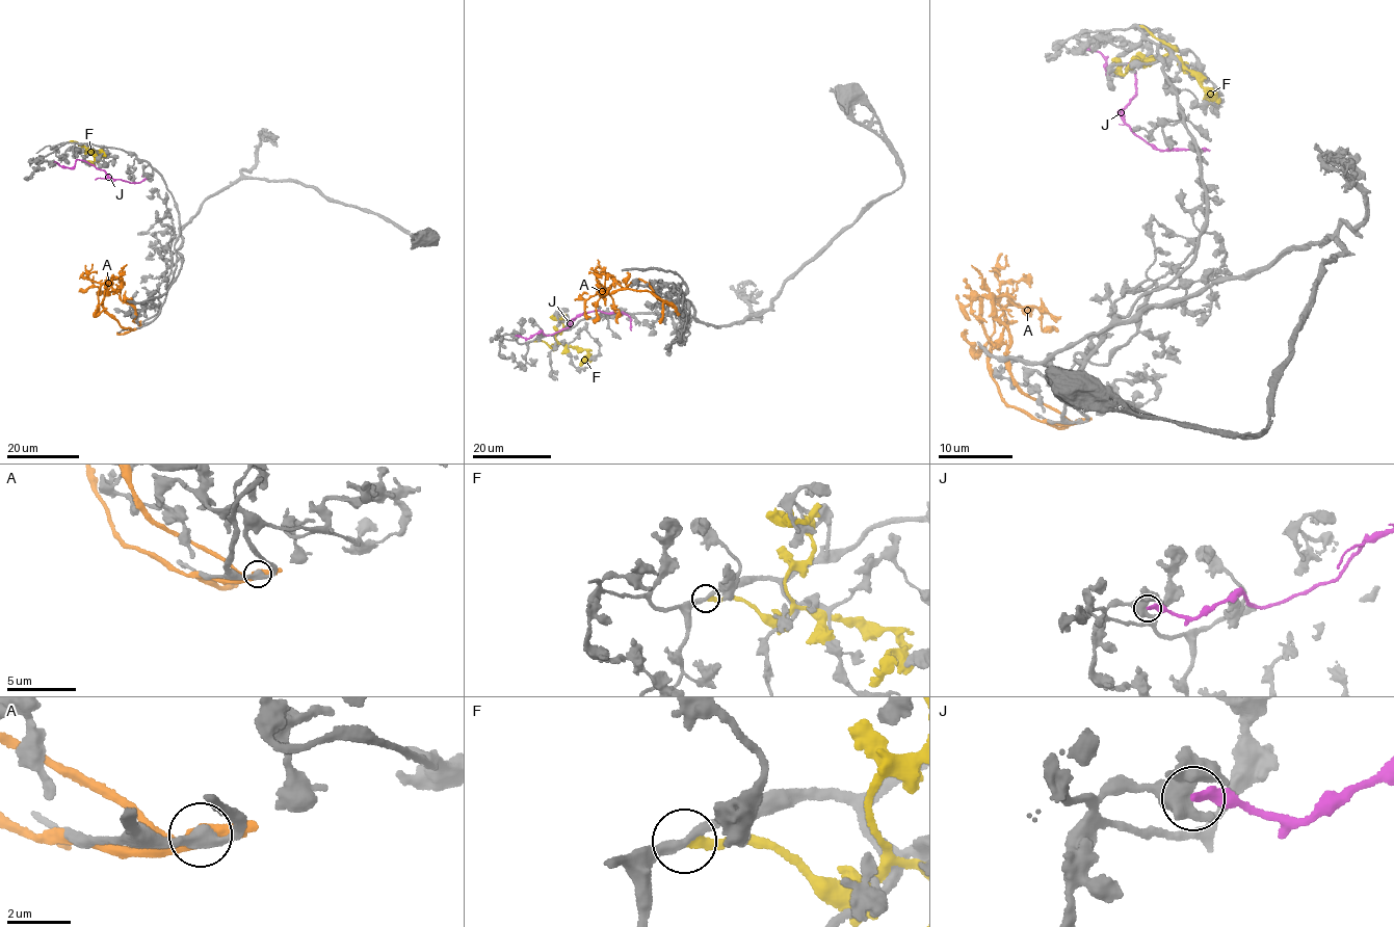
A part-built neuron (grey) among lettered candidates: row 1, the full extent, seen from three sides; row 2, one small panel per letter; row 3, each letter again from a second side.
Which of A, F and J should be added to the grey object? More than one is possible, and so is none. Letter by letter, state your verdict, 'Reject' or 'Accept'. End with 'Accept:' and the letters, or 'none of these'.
A: Reject
F: Reject
J: Reject
Accept: none of these

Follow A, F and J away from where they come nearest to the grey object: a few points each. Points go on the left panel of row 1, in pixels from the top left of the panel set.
A: (140, 323), (131, 330), (124, 328), (103, 307), (105, 282), (99, 289), (96, 314), (98, 306), (104, 302)
F: (70, 141), (90, 147), (101, 155), (95, 161), (86, 161)
J: (51, 163), (70, 167), (74, 166), (77, 159), (82, 159), (114, 179), (141, 181), (148, 176), (141, 176)

